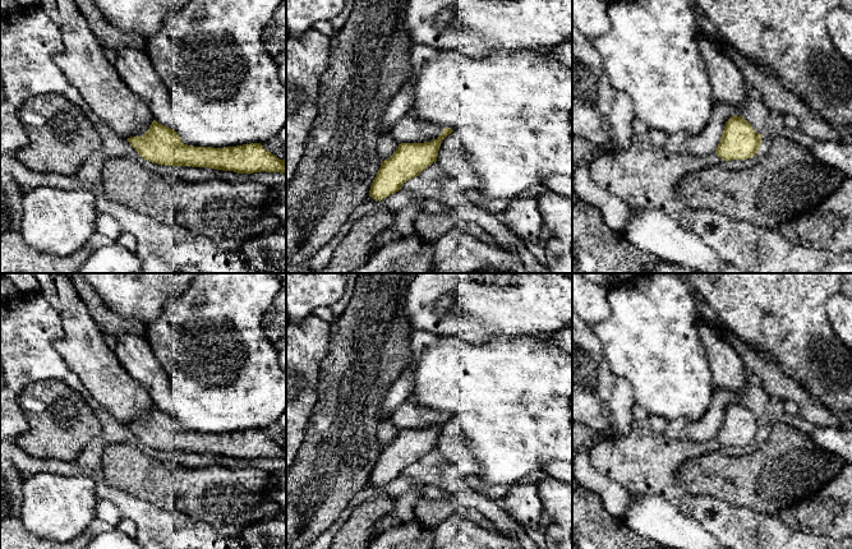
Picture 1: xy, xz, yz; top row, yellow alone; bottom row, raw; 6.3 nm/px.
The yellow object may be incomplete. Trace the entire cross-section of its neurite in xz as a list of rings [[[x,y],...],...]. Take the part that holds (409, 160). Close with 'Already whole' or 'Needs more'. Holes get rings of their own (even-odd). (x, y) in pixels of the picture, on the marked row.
[[[406,114],[388,130],[399,143],[393,154],[382,165],[370,185],[369,197],[381,202],[399,192],[404,183],[437,161],[442,140],[451,134],[451,128],[422,120]]]. Needs more

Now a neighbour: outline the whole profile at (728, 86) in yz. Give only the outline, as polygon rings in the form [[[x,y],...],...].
[[[704,34],[696,36],[699,51],[706,63],[706,71],[711,86],[714,103],[727,103],[741,116],[749,100],[749,84],[738,68],[718,45]]]

